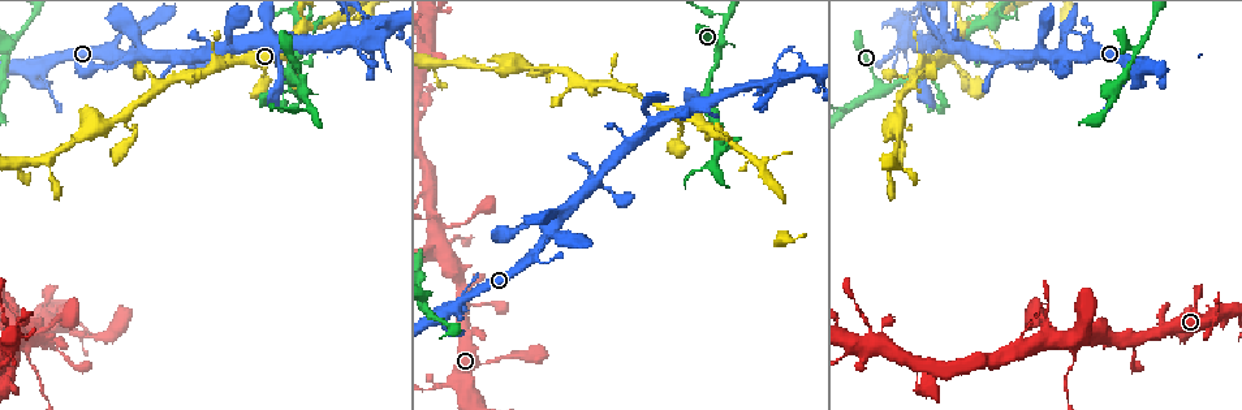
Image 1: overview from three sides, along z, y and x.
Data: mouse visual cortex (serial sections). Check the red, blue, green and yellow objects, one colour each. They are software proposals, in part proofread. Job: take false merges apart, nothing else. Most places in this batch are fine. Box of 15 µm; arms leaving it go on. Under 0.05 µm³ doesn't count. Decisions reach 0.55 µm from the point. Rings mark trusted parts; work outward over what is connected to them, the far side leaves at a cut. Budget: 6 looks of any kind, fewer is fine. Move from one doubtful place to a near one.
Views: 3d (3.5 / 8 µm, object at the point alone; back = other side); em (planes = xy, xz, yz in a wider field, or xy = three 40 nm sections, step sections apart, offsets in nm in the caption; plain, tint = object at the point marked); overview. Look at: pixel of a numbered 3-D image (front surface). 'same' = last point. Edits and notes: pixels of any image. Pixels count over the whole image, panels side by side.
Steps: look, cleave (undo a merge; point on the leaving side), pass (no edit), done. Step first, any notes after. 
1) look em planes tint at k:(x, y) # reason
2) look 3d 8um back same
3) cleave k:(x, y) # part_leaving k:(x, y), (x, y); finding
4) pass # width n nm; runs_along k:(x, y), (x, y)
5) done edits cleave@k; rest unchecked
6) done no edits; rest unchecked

look 3d 8um at 1:(720, 46) # abrupt turn

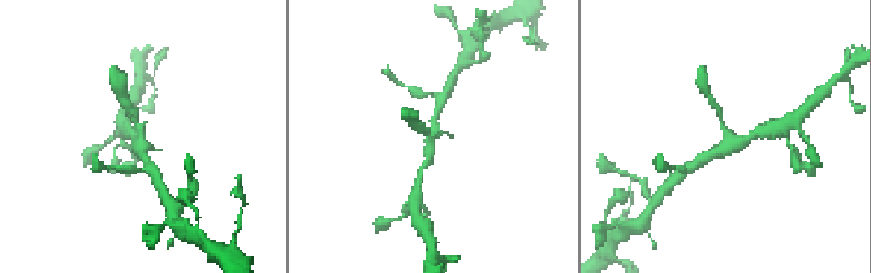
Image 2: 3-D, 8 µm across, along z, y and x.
look em xy step 3 tint at 2:(143, 135) # shape alone is not enough

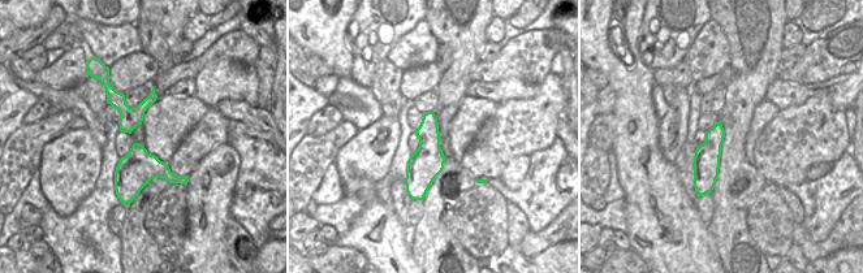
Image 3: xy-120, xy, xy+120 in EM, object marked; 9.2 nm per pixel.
pass # runs_along 2:(716, 105), (736, 141), (759, 133); continuous, no second cell

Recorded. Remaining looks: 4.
look 3d 8um at 1:(966, 38) # sharp bend

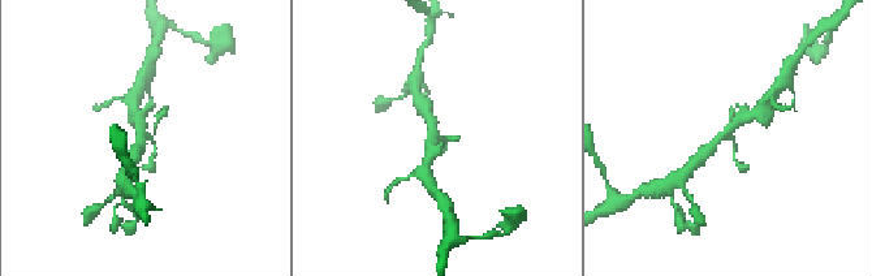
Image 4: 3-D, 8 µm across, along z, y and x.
look 3d 3.5um at 4:(434, 131) # zoom in

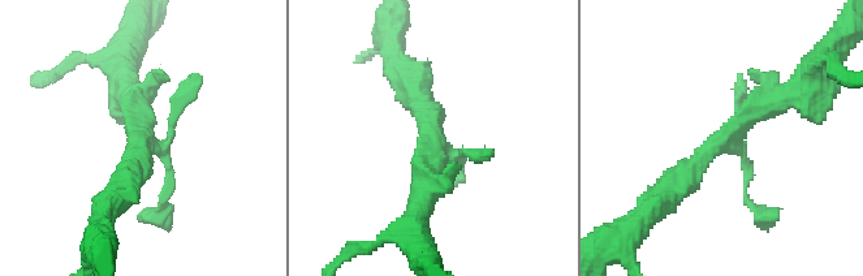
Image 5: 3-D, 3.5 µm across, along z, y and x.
pass # runs_along 5:(661, 201), (751, 112), (788, 93); continuous, no second cell

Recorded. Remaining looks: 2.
look 3d 3.5um back at 1:(31, 364) # a narrow waist

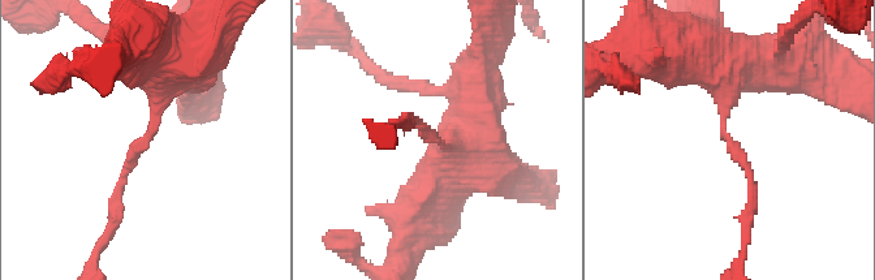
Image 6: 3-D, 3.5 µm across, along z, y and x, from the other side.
look em planes tint at 6:(441, 143) # arm_widths 100, 600 nm; now the EM

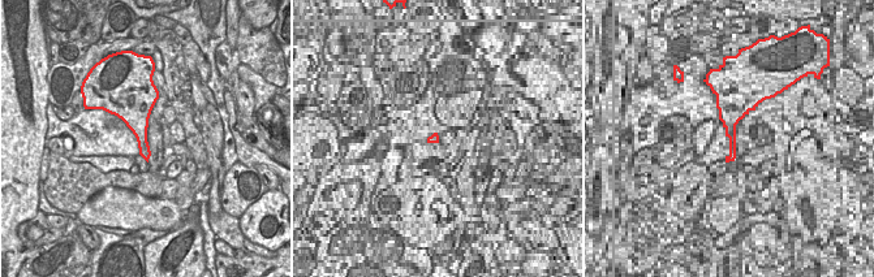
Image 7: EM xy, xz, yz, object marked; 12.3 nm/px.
pass # runs_along 6:(171, 59), (115, 206); all the same cell

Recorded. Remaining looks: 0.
done no edits; rest unchecked

